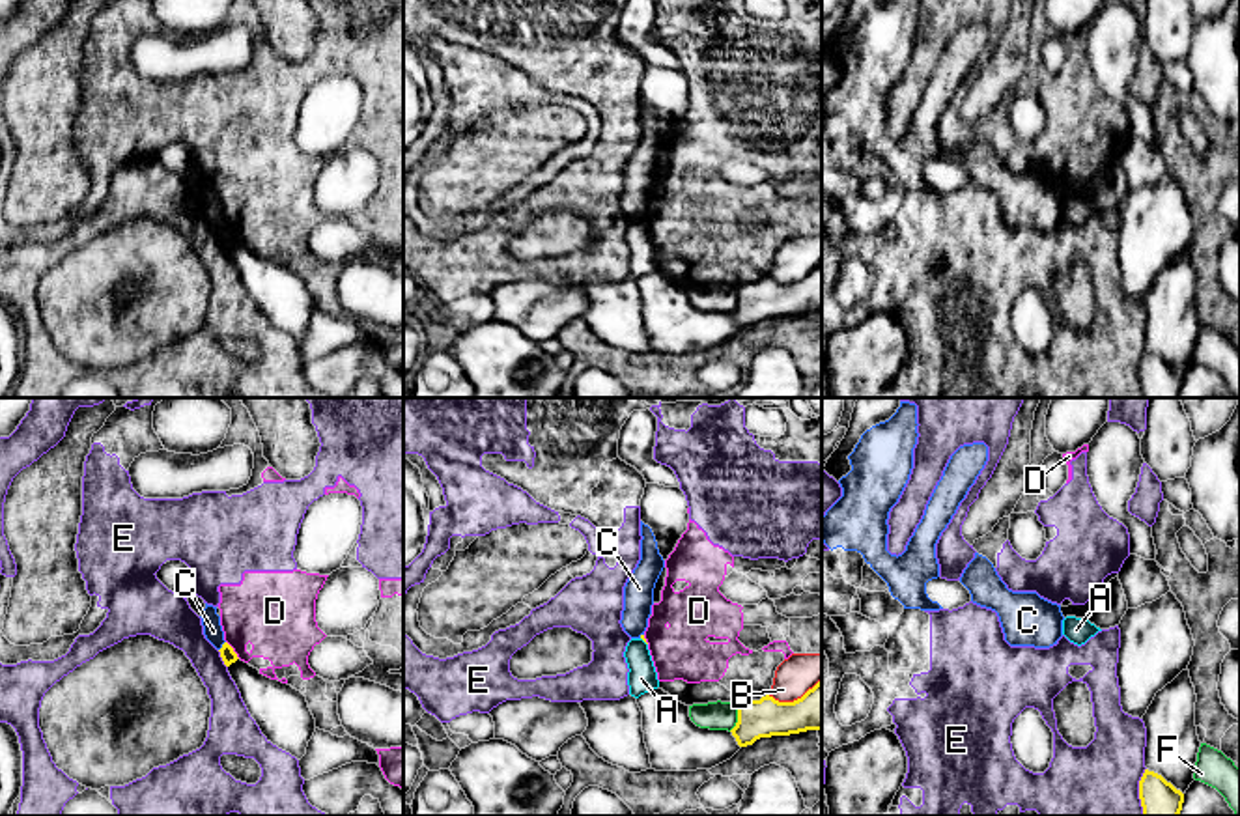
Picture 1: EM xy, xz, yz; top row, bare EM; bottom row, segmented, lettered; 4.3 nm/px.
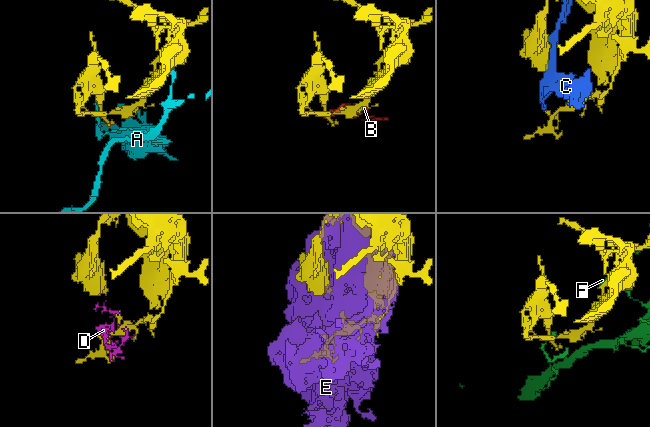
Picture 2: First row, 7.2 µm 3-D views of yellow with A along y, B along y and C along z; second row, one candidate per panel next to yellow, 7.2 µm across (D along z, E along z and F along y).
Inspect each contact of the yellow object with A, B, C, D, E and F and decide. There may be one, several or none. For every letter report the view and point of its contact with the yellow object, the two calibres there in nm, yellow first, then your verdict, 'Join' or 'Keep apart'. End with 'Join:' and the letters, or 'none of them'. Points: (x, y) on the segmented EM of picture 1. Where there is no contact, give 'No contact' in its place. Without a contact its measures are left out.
A: Touches yellow at xz (643, 639). Thickness 20 nm (yellow) against 130 nm. Keep apart
B: Touches yellow at xz (794, 701). Thickness 190 nm (yellow) against 170 nm. Keep apart
C: Touches yellow at xy (223, 647). Thickness 70 nm (yellow) against 80 nm. Keep apart
D: Touches yellow at xy (232, 650). Thickness 70 nm (yellow) against 360 nm. Keep apart
E: Touches yellow at xy (223, 660). Thickness 70 nm (yellow) against 180 nm. Keep apart
F: Touches yellow at xz (738, 717). Thickness 170 nm (yellow) against 130 nm. Keep apart
Join: none of them

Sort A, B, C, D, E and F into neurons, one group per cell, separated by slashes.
A / B / C / D E / F

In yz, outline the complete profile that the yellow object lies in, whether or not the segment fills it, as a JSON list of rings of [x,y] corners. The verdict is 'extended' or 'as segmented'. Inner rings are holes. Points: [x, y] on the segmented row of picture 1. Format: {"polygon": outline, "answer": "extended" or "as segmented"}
{"polygon": [[[1145,769],[1139,781],[1139,799],[1143,816],[1178,816],[1182,810],[1184,794],[1162,775]]], "answer": "as segmented"}

